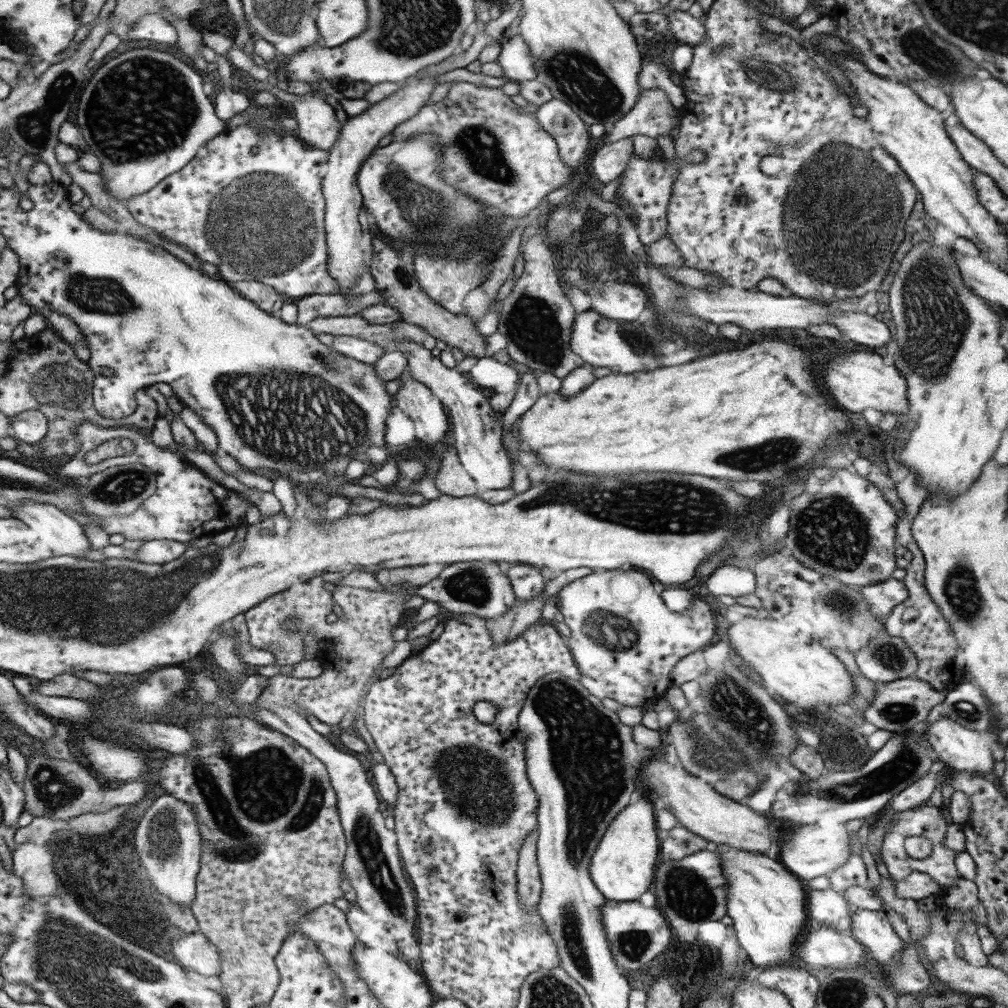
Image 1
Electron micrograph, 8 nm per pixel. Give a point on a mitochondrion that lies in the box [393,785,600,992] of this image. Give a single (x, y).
(573, 941)

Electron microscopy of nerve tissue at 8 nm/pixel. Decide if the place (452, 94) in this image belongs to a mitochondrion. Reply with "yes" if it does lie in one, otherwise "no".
no

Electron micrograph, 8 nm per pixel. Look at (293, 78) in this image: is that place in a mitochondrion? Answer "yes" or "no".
no

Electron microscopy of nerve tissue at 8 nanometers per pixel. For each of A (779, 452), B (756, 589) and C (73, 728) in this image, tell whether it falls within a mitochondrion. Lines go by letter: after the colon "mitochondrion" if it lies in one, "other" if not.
A: mitochondrion
B: other
C: other

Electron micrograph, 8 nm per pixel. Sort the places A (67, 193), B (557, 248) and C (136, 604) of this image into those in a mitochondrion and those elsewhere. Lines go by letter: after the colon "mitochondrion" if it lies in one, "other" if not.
A: other
B: other
C: mitochondrion

